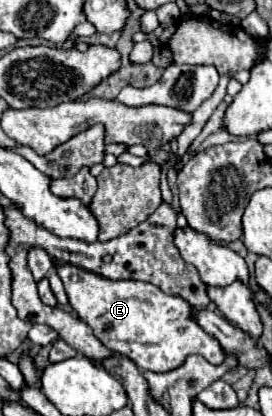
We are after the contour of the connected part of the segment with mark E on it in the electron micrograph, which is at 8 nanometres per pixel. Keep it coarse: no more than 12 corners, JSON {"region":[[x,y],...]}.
{"region":[[55,265],[111,351],[165,373],[225,351],[191,305],[135,279]]}

